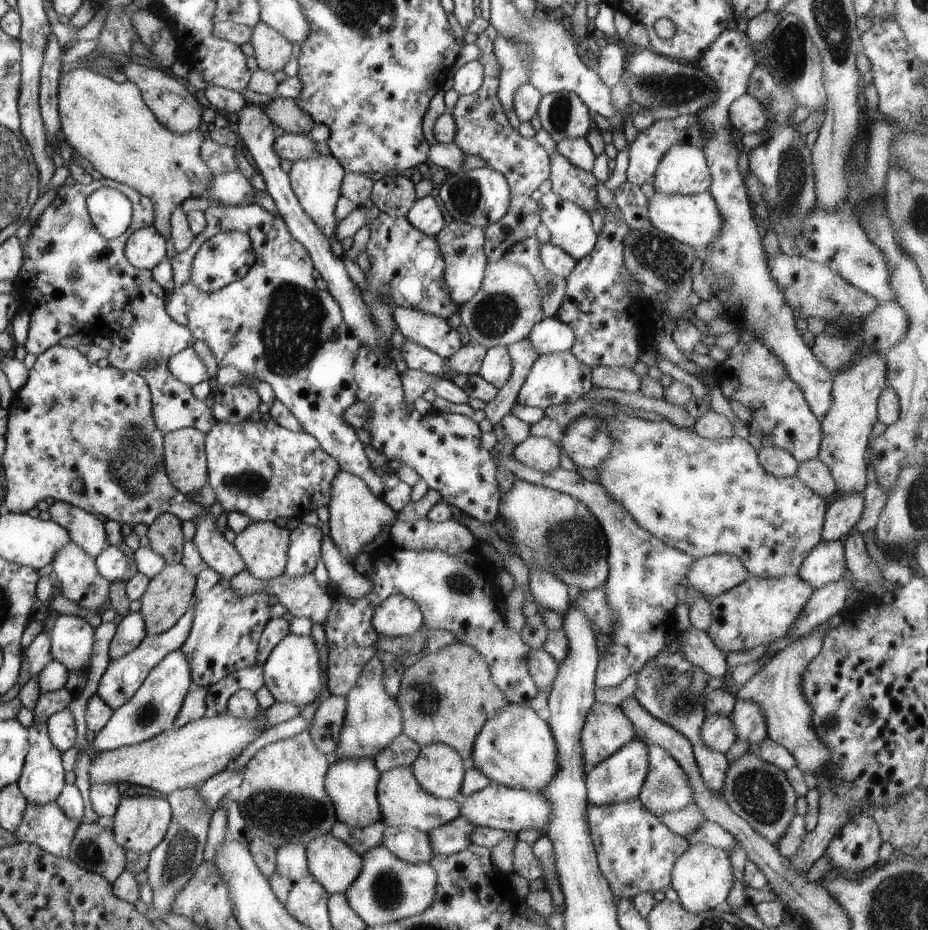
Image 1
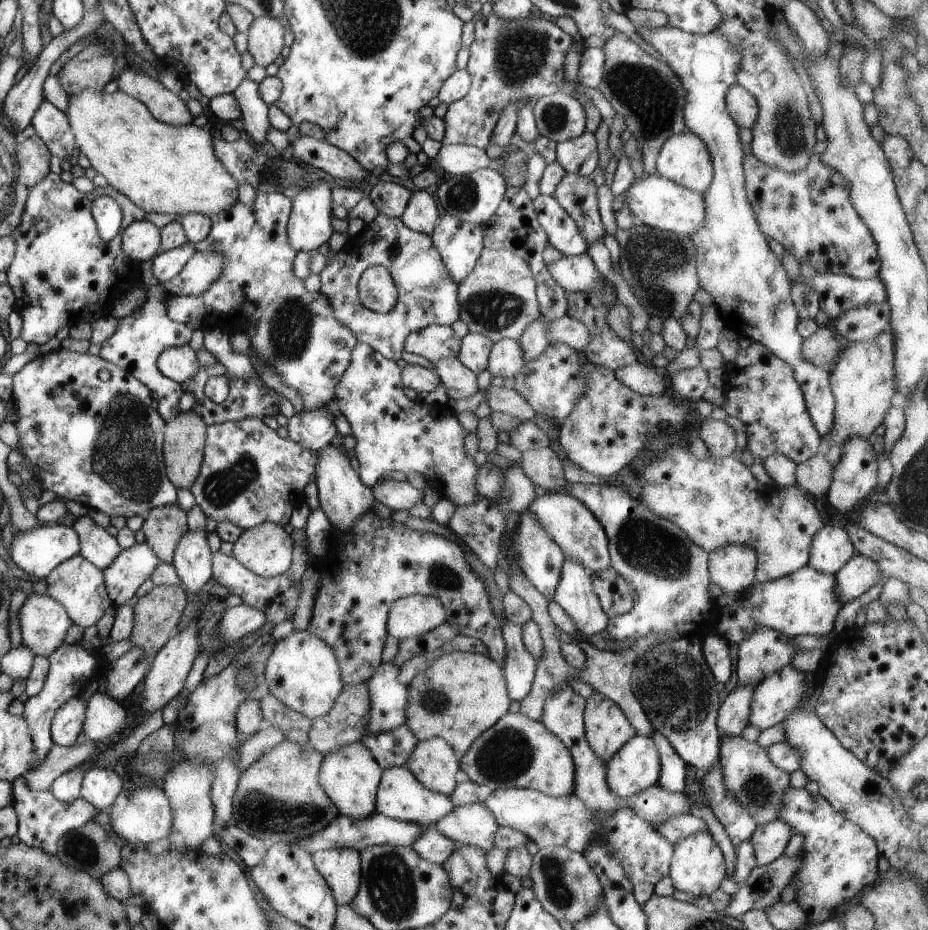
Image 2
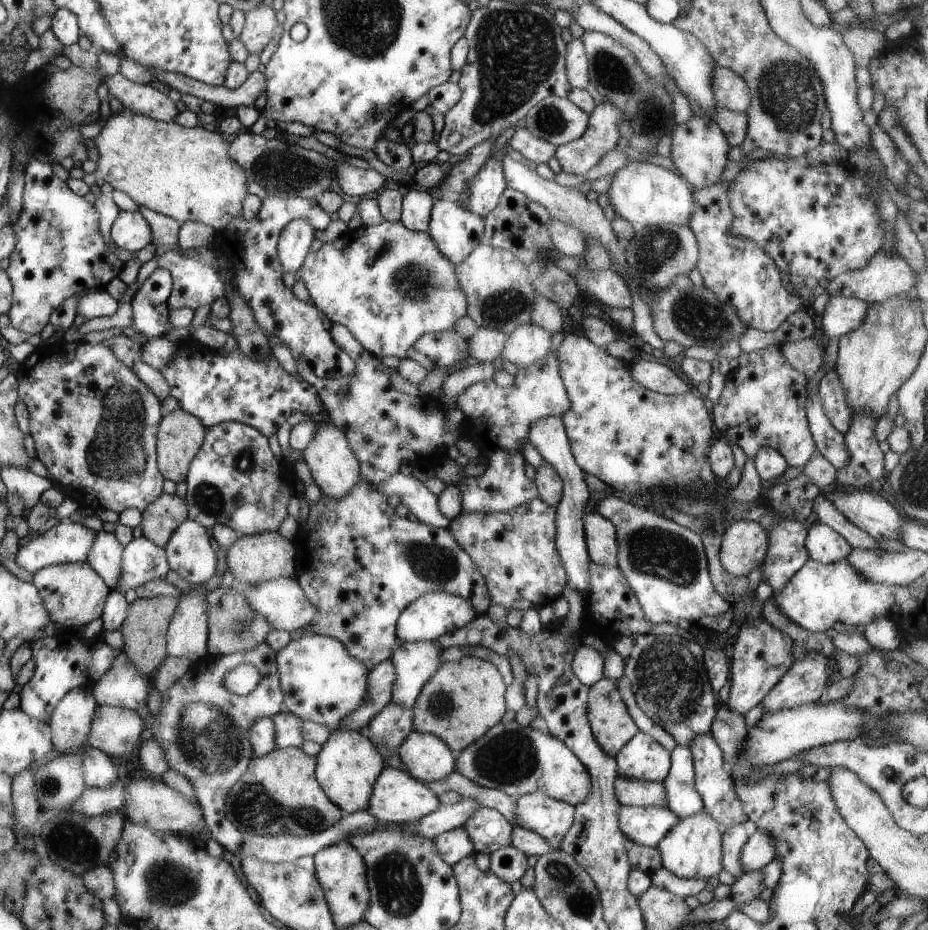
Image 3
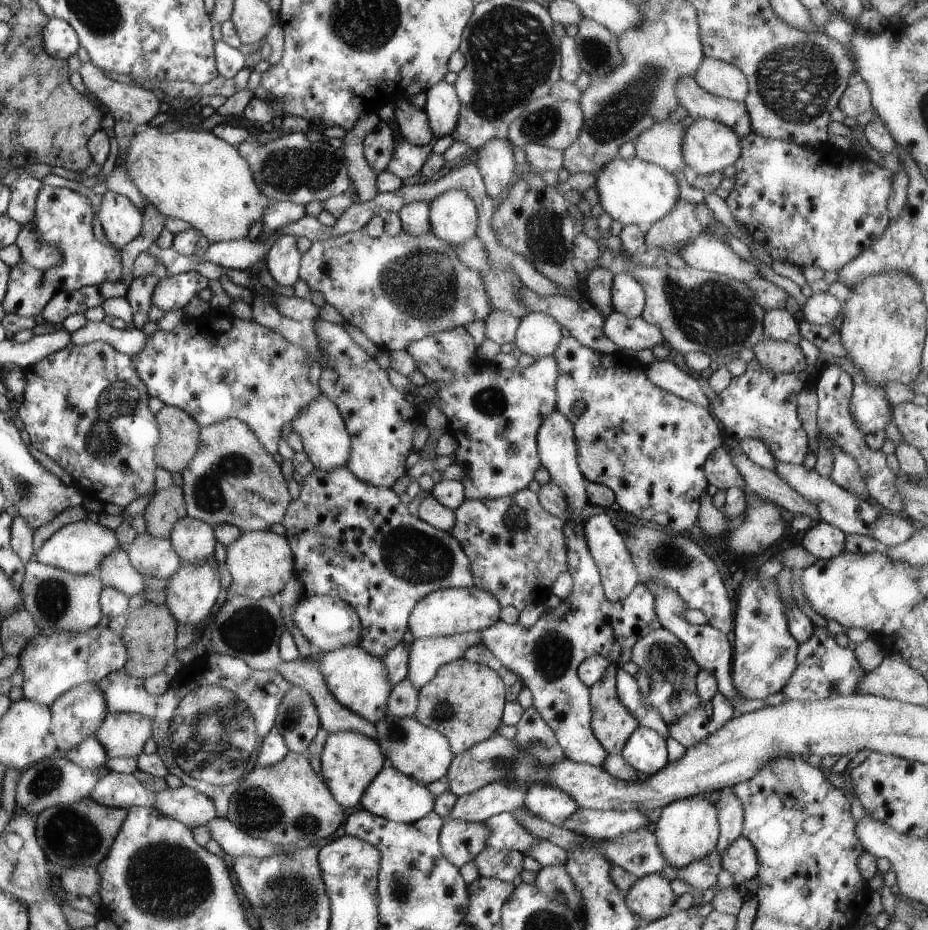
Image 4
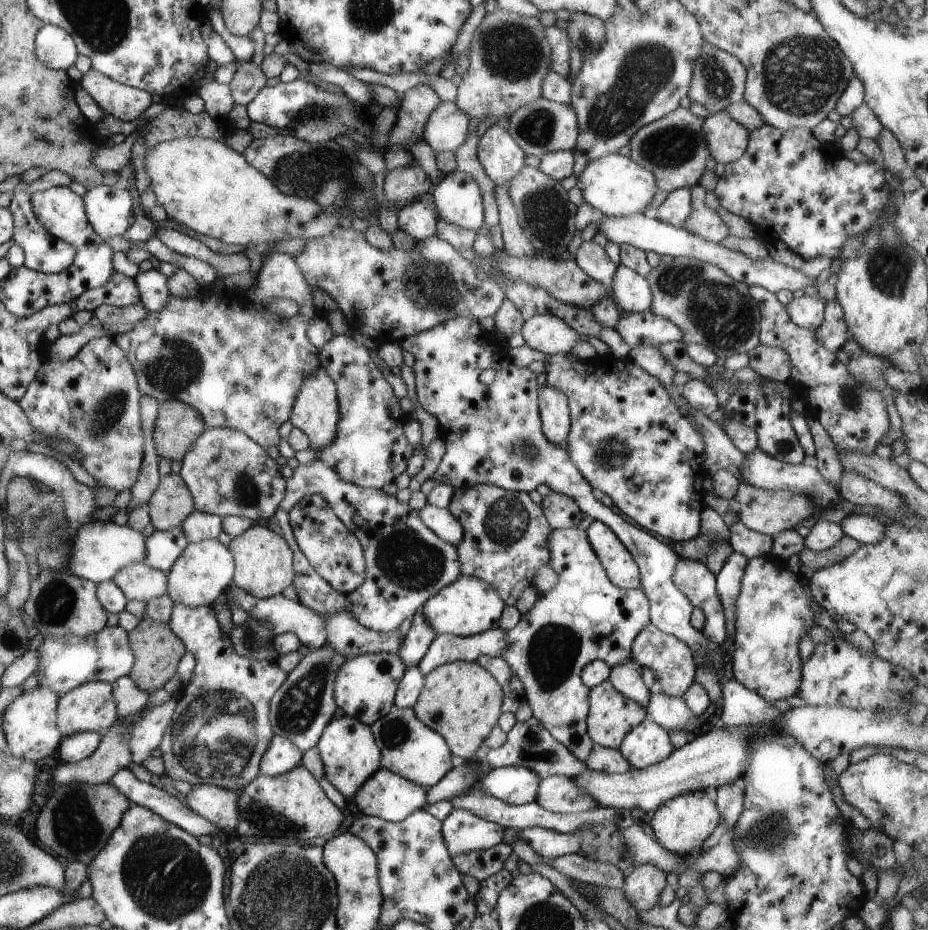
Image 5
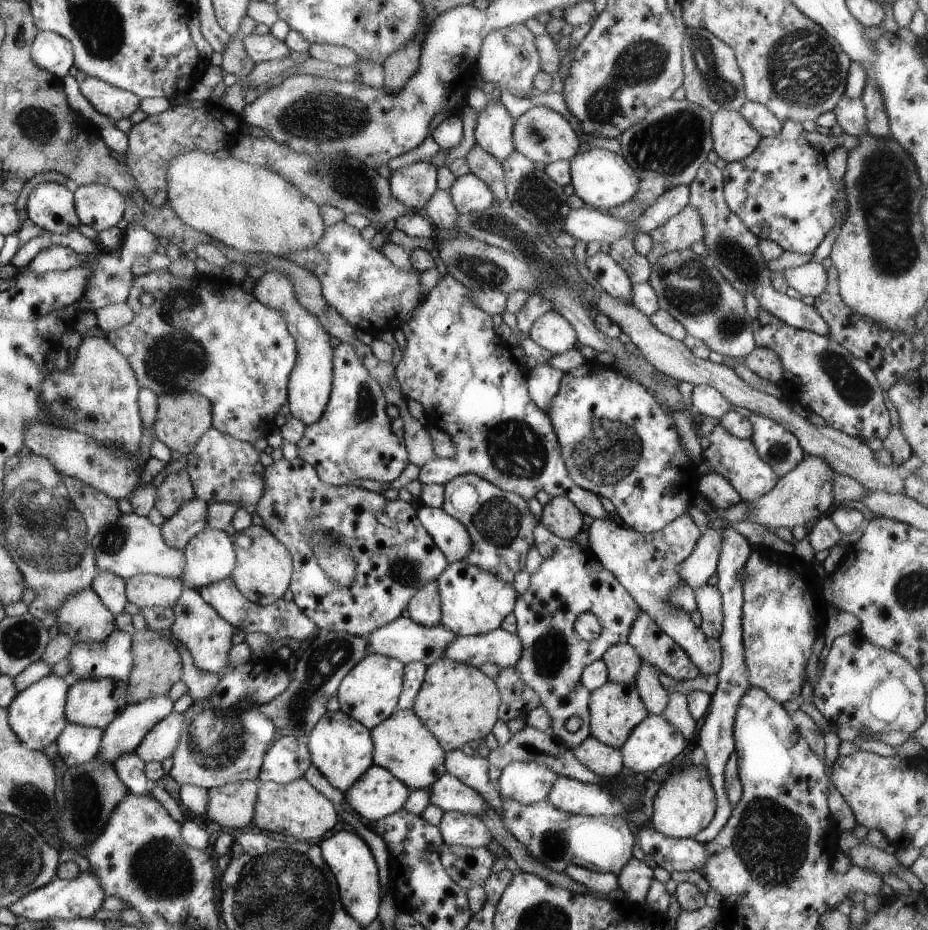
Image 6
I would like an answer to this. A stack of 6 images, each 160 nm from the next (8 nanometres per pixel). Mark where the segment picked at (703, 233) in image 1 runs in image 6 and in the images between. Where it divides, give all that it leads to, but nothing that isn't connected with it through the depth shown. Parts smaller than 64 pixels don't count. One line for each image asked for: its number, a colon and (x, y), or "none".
2: (657, 202)
3: (645, 194)
4: (634, 192)
5: (614, 185)
6: (602, 179)

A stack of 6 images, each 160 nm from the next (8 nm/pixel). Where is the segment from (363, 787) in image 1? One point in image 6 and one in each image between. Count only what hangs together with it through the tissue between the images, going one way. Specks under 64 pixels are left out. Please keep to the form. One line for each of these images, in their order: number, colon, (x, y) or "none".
2: (350, 776)
3: (348, 764)
4: (350, 760)
5: (350, 755)
6: (340, 747)

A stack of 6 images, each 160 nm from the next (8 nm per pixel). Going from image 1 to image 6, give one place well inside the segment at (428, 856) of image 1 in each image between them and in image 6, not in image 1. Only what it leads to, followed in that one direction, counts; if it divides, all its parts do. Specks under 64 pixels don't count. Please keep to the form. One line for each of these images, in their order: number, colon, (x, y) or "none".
2: (435, 847)
3: (453, 846)
4: (461, 841)
5: (463, 832)
6: (457, 828)

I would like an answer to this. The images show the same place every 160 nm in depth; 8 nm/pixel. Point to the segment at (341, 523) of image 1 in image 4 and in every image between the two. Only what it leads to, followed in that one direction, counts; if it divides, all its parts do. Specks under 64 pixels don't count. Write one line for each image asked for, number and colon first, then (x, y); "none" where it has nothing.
2: (342, 496)
3: (331, 461)
4: (326, 441)

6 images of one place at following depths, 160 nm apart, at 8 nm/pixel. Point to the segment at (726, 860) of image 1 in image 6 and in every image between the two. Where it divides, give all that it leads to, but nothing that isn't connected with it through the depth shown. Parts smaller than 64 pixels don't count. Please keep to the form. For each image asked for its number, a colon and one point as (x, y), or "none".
2: (697, 867)
3: (692, 848)
4: (688, 829)
5: (681, 825)
6: (685, 804)

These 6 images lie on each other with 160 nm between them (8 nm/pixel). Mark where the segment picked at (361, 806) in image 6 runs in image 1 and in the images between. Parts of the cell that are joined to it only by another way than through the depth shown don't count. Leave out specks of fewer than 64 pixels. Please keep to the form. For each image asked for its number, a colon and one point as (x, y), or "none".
1: (403, 802)
2: (400, 796)
3: (396, 797)
4: (392, 795)
5: (385, 795)

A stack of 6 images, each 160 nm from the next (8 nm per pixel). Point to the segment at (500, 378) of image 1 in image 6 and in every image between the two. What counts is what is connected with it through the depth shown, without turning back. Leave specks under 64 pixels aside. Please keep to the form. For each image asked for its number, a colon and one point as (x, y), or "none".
2: (507, 358)
3: (528, 342)
4: (538, 335)
5: (549, 334)
6: (551, 331)

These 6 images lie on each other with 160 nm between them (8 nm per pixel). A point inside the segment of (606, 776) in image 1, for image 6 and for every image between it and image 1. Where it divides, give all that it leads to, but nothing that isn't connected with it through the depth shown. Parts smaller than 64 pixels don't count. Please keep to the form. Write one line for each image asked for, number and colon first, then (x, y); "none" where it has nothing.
2: (636, 766)
3: (642, 757)
4: (645, 750)
5: (649, 743)
6: (653, 742)

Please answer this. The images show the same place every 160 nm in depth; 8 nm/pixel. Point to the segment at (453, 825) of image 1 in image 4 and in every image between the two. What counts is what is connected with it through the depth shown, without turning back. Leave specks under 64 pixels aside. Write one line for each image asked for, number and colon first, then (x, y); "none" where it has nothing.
2: (473, 824)
3: (489, 830)
4: (506, 832)

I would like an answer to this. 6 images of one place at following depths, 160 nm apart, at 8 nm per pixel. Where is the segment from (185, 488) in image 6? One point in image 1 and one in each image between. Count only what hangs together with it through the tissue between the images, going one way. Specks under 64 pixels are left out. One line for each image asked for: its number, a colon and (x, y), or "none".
1: (165, 536)
2: (163, 526)
3: (160, 518)
4: (167, 506)
5: (171, 502)

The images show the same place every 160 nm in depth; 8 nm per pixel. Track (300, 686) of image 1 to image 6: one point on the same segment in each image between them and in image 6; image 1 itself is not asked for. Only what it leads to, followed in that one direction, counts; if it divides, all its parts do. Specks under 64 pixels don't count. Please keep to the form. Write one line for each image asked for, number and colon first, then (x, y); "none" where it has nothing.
2: (303, 672)
3: (322, 682)
4: (359, 680)
5: (365, 687)
6: (369, 693)

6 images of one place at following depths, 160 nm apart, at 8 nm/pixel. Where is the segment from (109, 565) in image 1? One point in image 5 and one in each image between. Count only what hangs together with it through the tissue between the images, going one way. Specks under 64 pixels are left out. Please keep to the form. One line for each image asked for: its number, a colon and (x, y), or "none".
2: (133, 566)
3: (143, 561)
4: (155, 558)
5: (163, 547)

